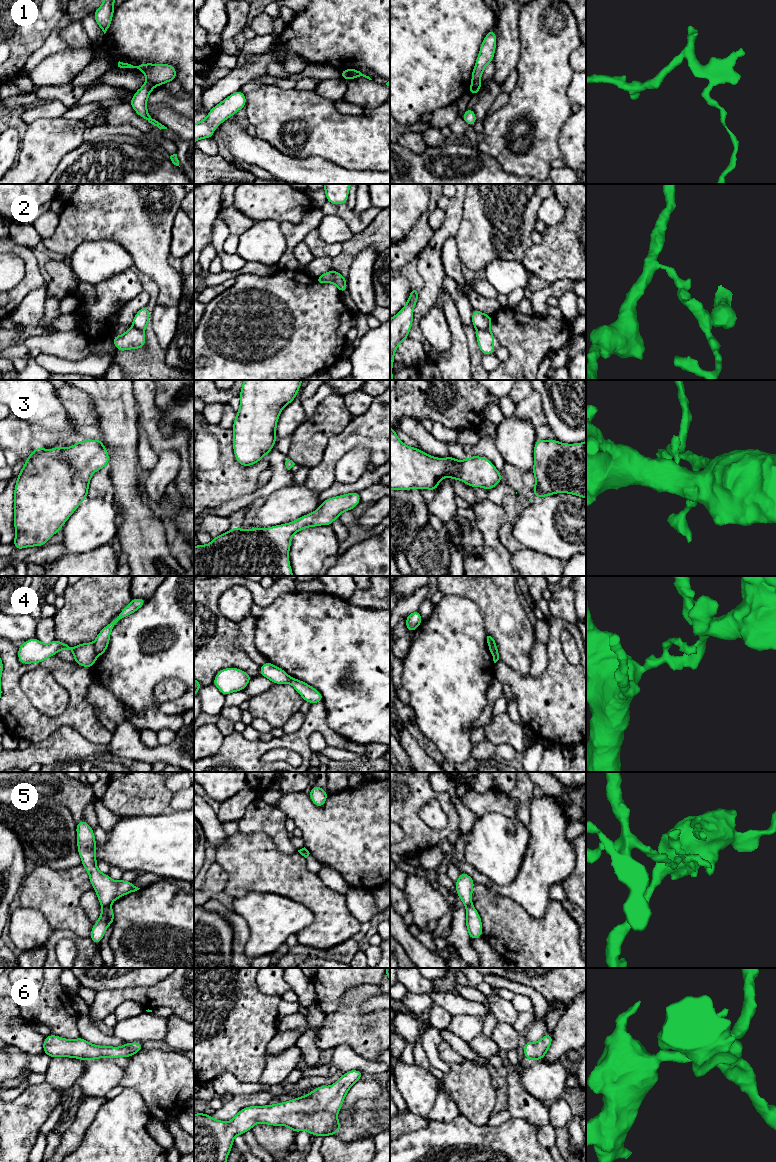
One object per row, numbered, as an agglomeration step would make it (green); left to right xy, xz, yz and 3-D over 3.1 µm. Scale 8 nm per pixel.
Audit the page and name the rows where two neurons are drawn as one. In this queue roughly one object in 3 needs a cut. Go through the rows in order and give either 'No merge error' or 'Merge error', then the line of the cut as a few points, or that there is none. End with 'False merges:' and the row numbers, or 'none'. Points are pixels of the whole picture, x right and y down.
1: Merge error. Split along xz (348, 69), (346, 79)
2: Merge error. Split along yz (489, 329), (477, 330)
3: No merge error. No split
4: Merge error. Split along xy (93, 643), (96, 657)
5: Merge error. Split along xy (110, 904), (104, 906)
6: No merge error. No split
False merges: 1, 2, 4, 5

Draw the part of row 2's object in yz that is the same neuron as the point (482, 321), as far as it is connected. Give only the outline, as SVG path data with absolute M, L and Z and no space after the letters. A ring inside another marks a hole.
M473 308L472 311L472 325L478 330L490 330L492 322L491 315L484 314Z

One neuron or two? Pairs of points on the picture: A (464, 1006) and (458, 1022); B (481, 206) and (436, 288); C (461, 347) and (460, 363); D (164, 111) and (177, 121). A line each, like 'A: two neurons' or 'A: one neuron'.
A: two neurons
B: two neurons
C: one neuron
D: one neuron

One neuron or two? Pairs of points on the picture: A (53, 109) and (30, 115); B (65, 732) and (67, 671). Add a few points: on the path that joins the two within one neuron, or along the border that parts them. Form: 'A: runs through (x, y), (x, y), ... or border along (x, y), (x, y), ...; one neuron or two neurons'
A: runs through (47, 111), (36, 112); one neuron
B: border along (45, 738), (65, 725), (74, 728), (85, 738); two neurons

